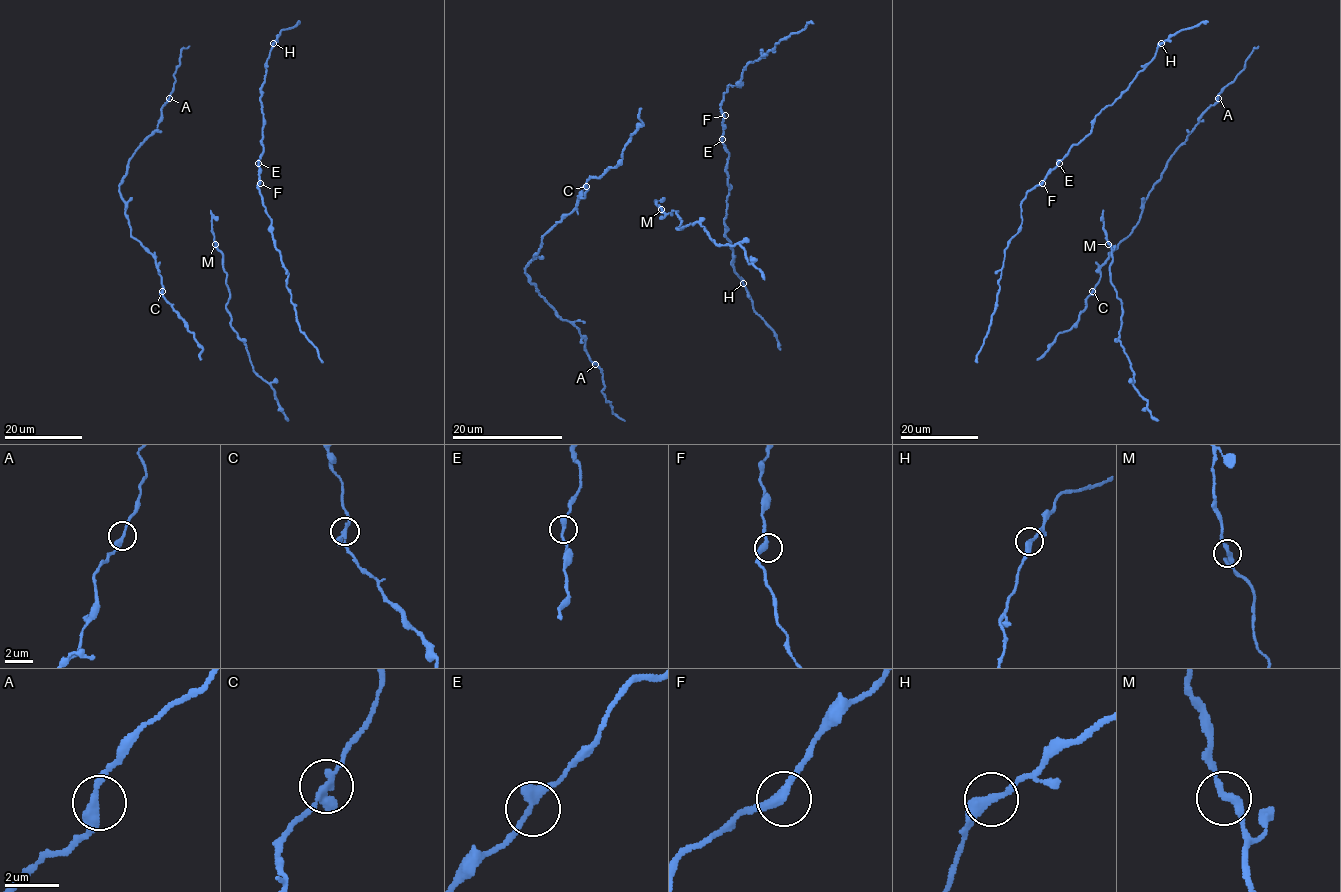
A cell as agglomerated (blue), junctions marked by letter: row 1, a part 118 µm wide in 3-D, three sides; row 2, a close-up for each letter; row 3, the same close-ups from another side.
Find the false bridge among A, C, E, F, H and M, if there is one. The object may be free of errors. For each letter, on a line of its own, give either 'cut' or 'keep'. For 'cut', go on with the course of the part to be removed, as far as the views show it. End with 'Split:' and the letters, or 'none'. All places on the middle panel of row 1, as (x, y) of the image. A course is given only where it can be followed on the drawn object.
A: keep
C: keep
E: keep
F: keep
H: keep
M: keep
Split: none

